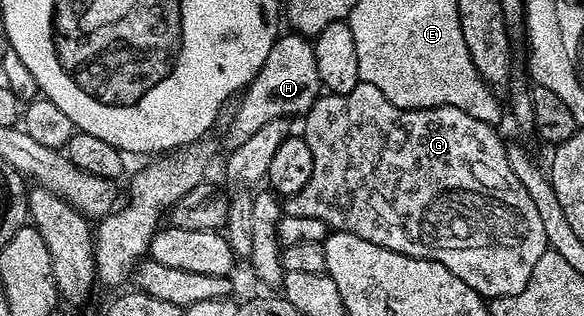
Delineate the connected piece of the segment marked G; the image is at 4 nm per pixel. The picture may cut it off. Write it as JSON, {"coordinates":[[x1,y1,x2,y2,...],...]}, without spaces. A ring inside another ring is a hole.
{"coordinates":[[362,83,348,93,320,95,305,114,305,121,307,126,301,129,301,135,309,143,309,151,313,151,313,175,309,175,309,183,305,183,297,195,286,198,286,215,309,215,312,219,321,219,332,230,361,235,361,239,369,239,369,243,377,243,377,247,441,263,449,267,457,279,465,279,465,283,469,283,469,287,473,287,473,291,477,291,484,299,517,295,529,283,529,275,533,275,537,259,541,259,541,255,549,249,545,226,541,224,541,215,537,215,533,199,529,199,529,191,525,191,517,175,513,175,513,167,509,167,507,145,499,138,500,130,496,126,481,119,473,119,473,115,452,105,442,105,436,109,402,109,389,103,389,99,385,99,377,87]]}

